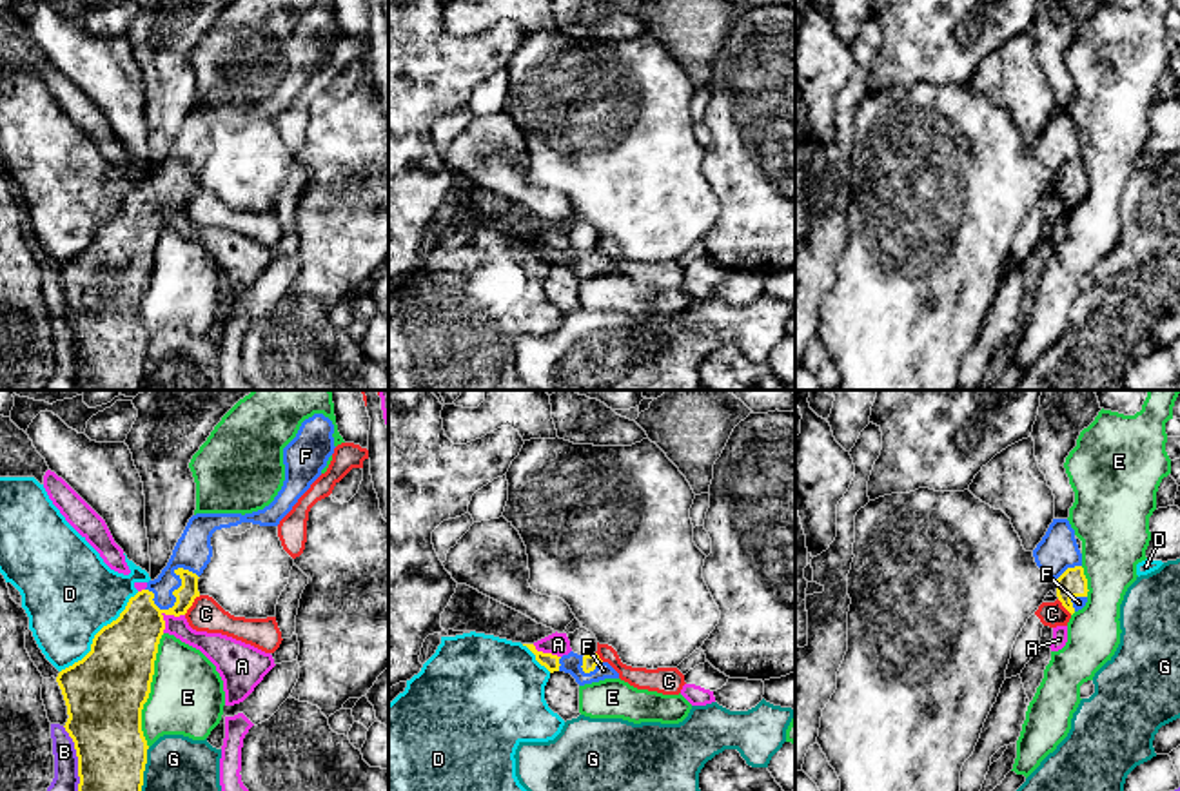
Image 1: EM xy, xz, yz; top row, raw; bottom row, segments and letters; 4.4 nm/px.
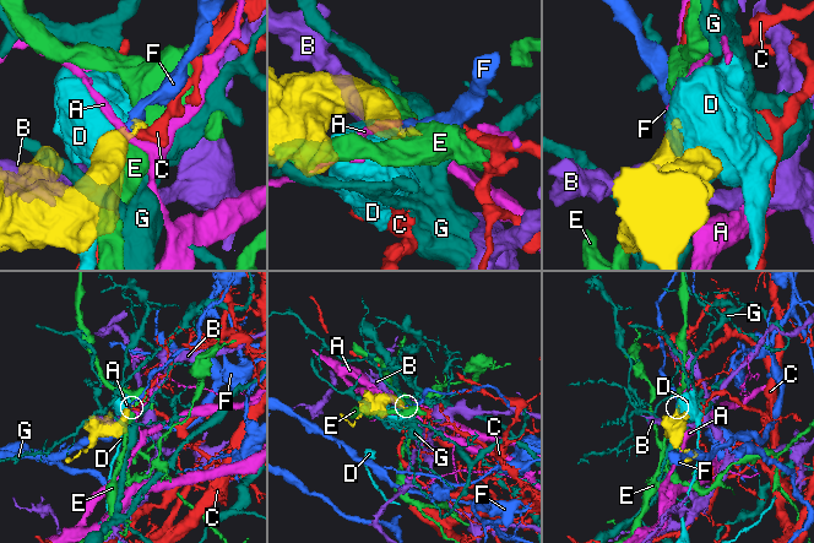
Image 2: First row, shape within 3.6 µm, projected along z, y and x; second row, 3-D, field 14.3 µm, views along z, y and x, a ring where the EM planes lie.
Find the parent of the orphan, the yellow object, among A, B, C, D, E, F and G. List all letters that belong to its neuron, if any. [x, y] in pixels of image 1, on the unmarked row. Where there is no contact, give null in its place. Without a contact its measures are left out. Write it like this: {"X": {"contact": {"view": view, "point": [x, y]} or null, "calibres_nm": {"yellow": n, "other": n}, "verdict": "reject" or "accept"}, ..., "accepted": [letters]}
{"A": {"contact": {"view": "xy", "point": [166, 207]}, "calibres_nm": {"yellow": 280, "other": 110}, "verdict": "reject"}, "B": {"contact": {"view": "xy", "point": [78, 354]}, "calibres_nm": {"yellow": 320, "other": 150}, "verdict": "reject"}, "C": {"contact": {"view": "xy", "point": [191, 198]}, "calibres_nm": {"yellow": 200, "other": 150}, "verdict": "reject"}, "D": {"contact": {"view": "xy", "point": [97, 227]}, "calibres_nm": {"yellow": 360, "other": 420}, "verdict": "reject"}, "E": {"contact": {"view": "xy", "point": [149, 283]}, "calibres_nm": {"yellow": 360, "other": 320}, "verdict": "reject"}, "F": {"contact": {"view": "xy", "point": [173, 187]}, "calibres_nm": {"yellow": 220, "other": 170}, "verdict": "accept"}, "G": {"contact": {"view": "xy", "point": [144, 363]}, "calibres_nm": {"yellow": 320, "other": 340}, "verdict": "reject"}, "accepted": ["F"]}

